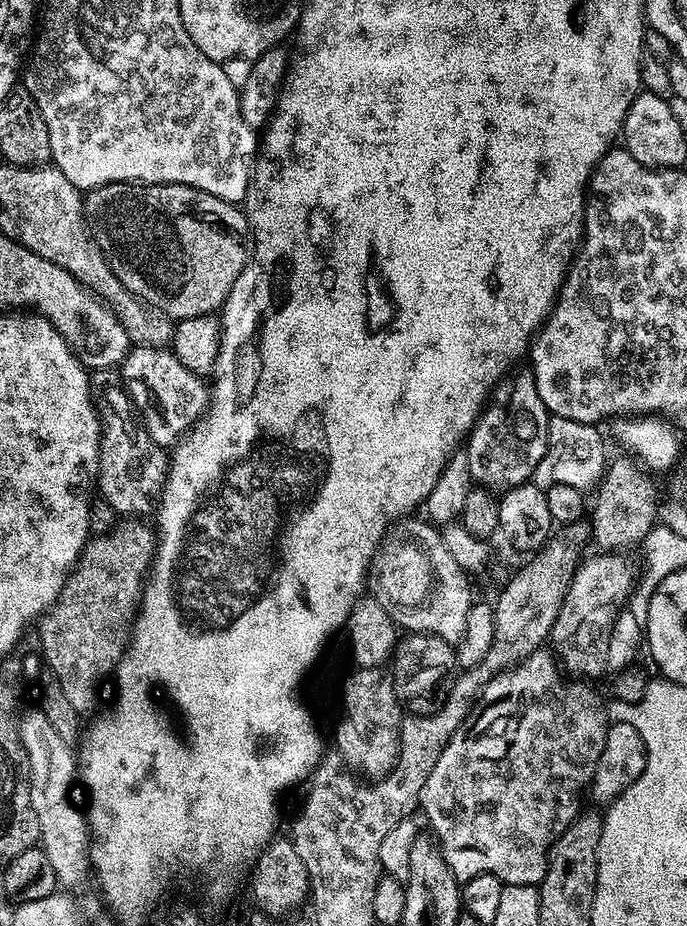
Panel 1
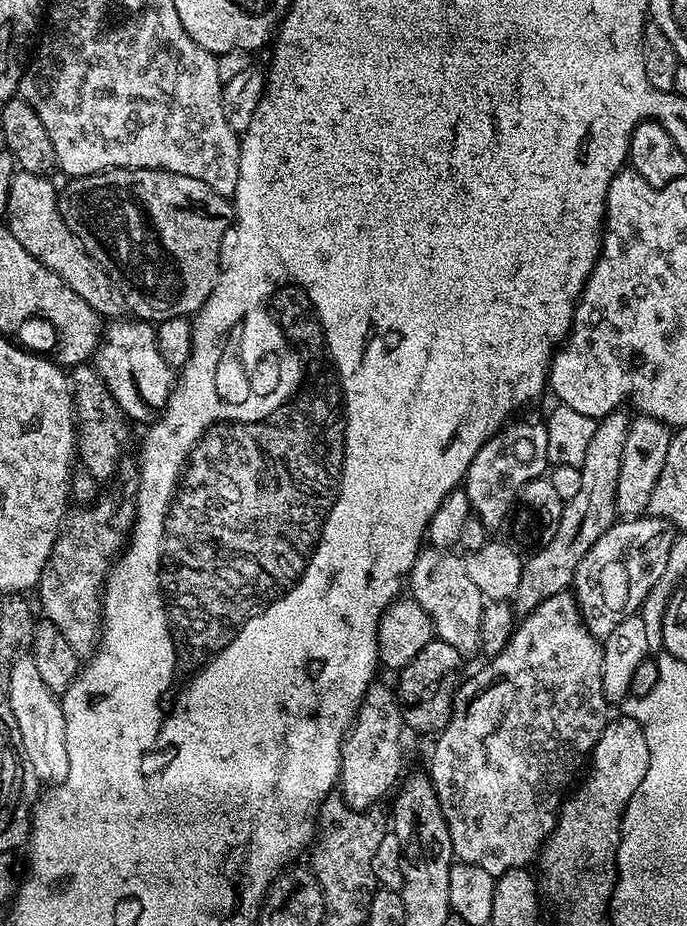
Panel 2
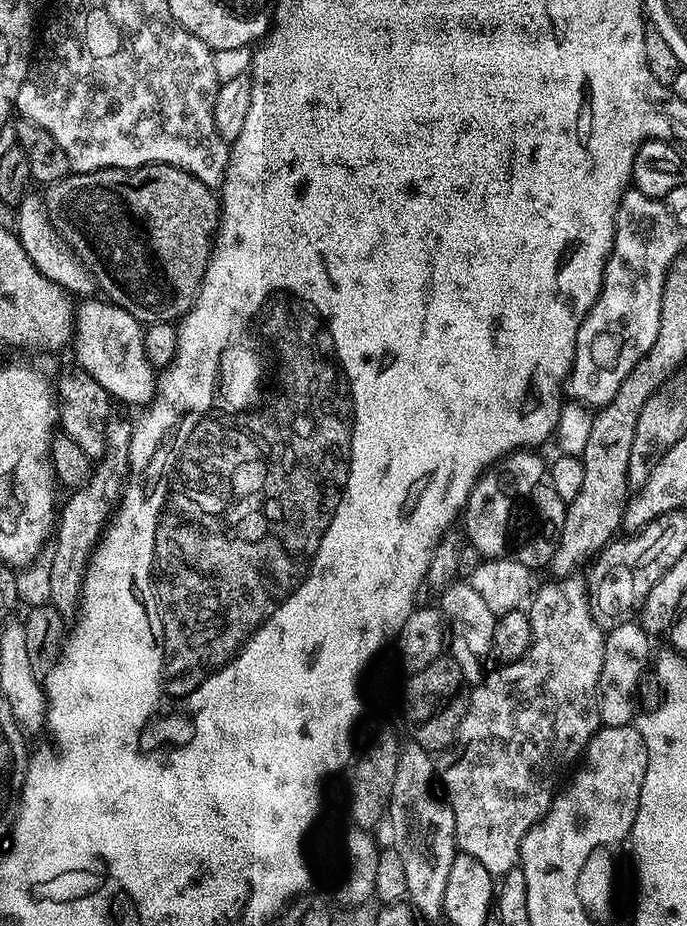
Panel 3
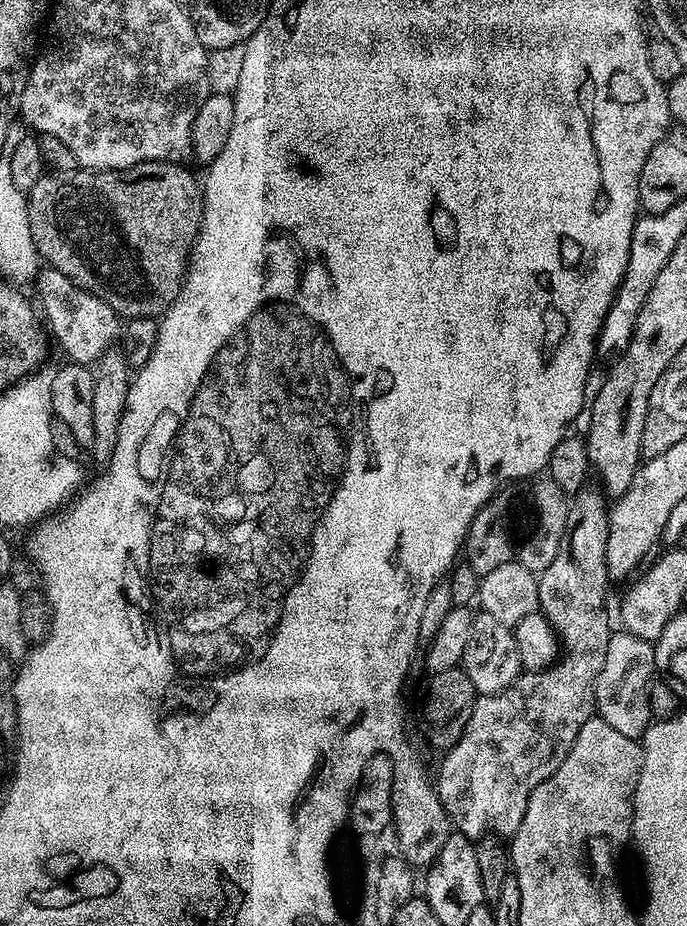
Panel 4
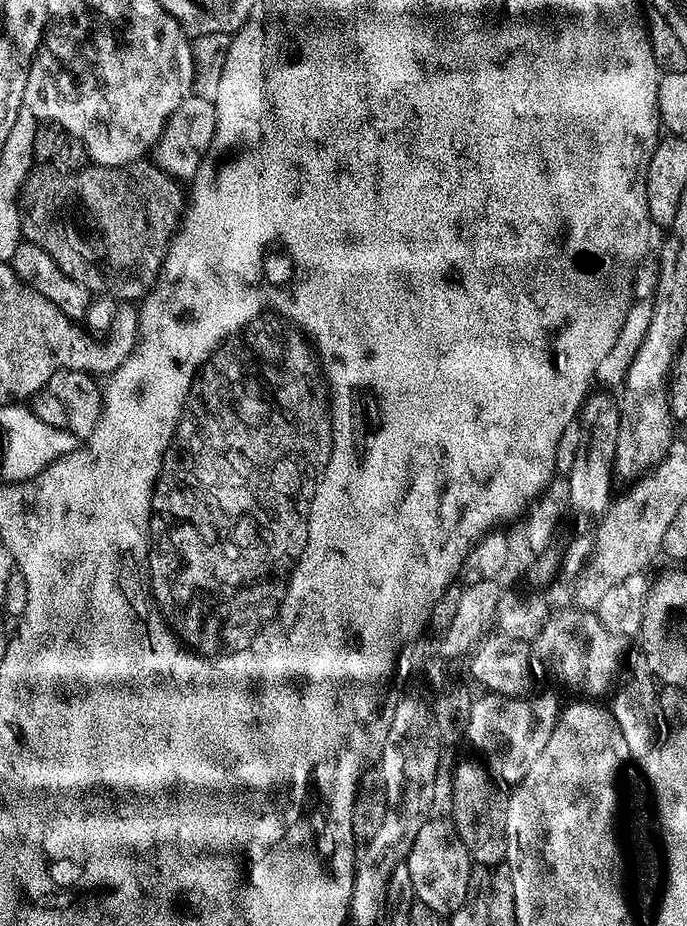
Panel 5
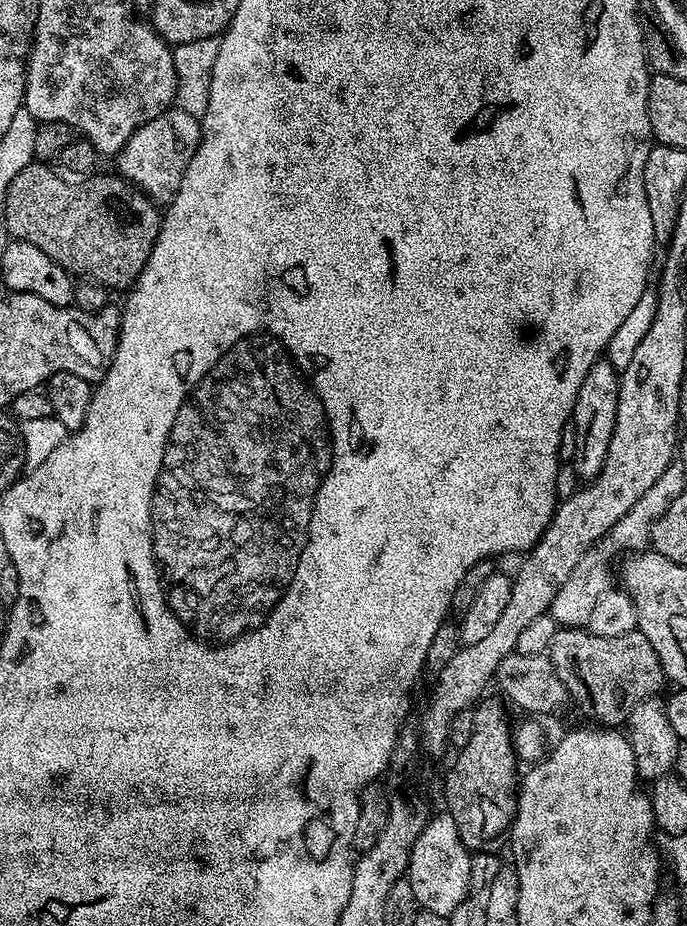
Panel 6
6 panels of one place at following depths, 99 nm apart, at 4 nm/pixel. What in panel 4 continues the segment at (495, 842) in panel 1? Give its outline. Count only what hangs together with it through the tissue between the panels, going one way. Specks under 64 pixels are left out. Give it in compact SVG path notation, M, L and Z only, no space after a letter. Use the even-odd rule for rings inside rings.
M584 486L571 497L568 505L568 517L566 518L566 530L564 531L562 542L558 546L558 558L554 558L554 562L550 562L550 566L546 566L546 570L539 573L538 576L539 611L544 613L544 617L548 619L550 626L556 632L556 639L562 645L562 655L557 659L555 664L551 664L549 668L544 668L541 672L521 671L518 679L506 690L495 692L489 696L477 695L476 705L470 714L470 722L466 726L466 730L458 738L456 745L443 753L444 761L440 764L440 780L438 776L434 784L436 793L440 796L440 805L444 807L444 813L448 815L451 827L459 835L467 836L473 842L479 841L485 834L495 834L500 838L510 838L516 833L518 826L522 822L522 818L526 814L526 806L528 805L530 794L538 785L546 782L546 778L550 778L550 774L554 774L554 770L558 770L558 766L562 766L562 762L566 758L570 746L574 746L574 738L578 738L578 730L582 730L582 726L588 720L593 719L594 713L596 712L596 679L602 670L602 658L606 658L606 646L608 645L608 637L610 635L608 612L604 609L604 591L607 590L608 584L610 585L608 567L606 566L608 513L610 508L607 503L604 505L605 497L595 487L593 488Z

